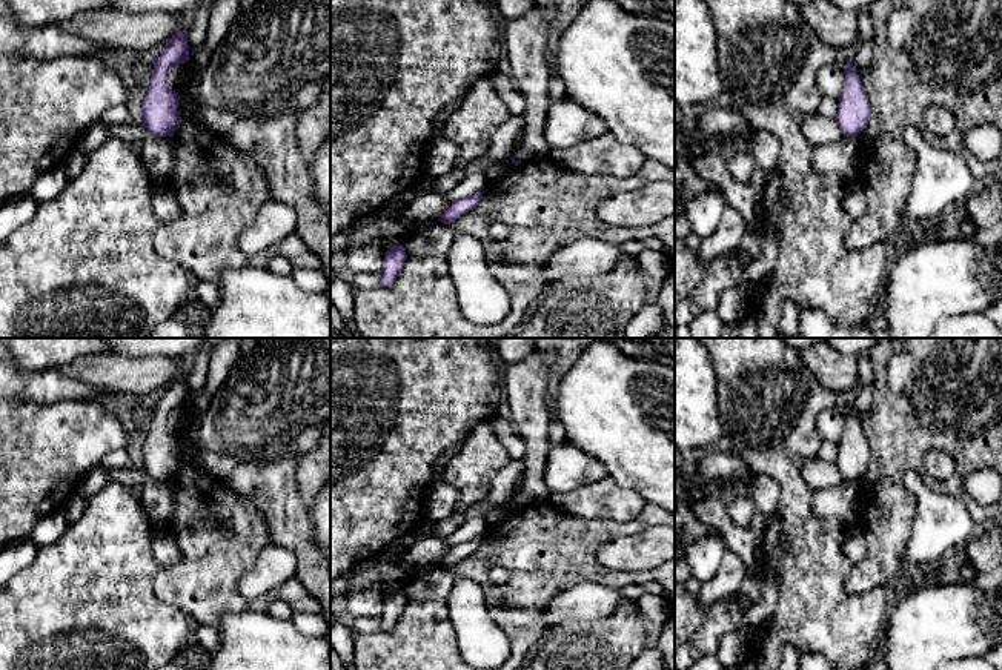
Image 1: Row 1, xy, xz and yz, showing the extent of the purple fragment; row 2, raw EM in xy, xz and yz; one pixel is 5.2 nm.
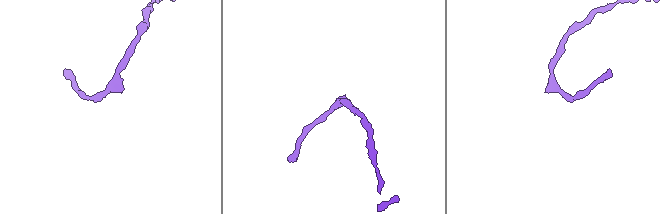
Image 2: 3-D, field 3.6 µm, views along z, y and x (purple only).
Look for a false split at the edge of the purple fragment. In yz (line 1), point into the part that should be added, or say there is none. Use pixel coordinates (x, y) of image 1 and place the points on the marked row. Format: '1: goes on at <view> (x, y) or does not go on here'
1: does not go on here

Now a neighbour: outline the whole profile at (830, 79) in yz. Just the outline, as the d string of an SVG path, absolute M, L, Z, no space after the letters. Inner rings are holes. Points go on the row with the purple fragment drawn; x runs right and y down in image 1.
M841 61L822 66L816 74L816 85L824 97L839 98L845 85L845 71Z

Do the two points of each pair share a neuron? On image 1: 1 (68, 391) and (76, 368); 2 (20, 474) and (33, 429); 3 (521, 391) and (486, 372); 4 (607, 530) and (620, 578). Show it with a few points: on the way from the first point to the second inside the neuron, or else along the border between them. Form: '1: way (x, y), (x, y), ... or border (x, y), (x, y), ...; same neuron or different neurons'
1: border (59, 369), (66, 377), (106, 392); different neurons
2: way (31, 463), (33, 440); same neuron
3: border (501, 372), (504, 388); different neurons
4: way (592, 546), (592, 563), (604, 575); same neuron

